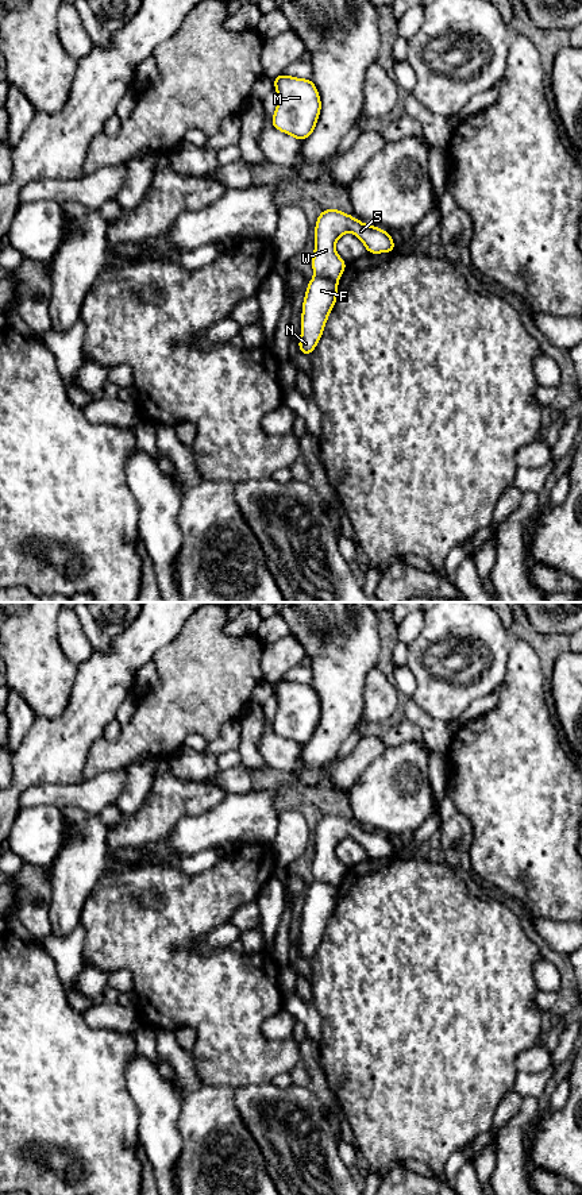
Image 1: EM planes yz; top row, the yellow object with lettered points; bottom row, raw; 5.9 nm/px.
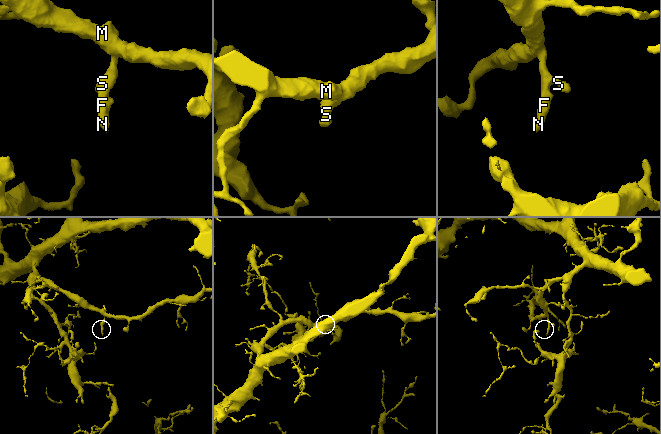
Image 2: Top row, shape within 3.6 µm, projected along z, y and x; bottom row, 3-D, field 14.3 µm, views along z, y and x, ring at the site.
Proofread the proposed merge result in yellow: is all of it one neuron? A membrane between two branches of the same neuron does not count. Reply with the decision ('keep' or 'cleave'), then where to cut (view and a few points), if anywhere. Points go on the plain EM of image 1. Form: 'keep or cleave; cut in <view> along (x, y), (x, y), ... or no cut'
cleave; cut in yz along (315, 879), (331, 882), (336, 886)

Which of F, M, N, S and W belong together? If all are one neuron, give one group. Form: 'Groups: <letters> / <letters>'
Groups: F N / M S W

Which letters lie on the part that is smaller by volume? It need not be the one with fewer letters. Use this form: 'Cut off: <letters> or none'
Cut off: F, N

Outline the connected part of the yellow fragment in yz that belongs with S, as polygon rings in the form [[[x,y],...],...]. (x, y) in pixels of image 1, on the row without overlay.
[[[339,814],[321,816],[315,832],[315,857],[312,874],[315,880],[339,886],[347,868],[335,855],[336,845],[346,837],[356,840],[371,859],[394,856],[390,837],[367,830]]]

